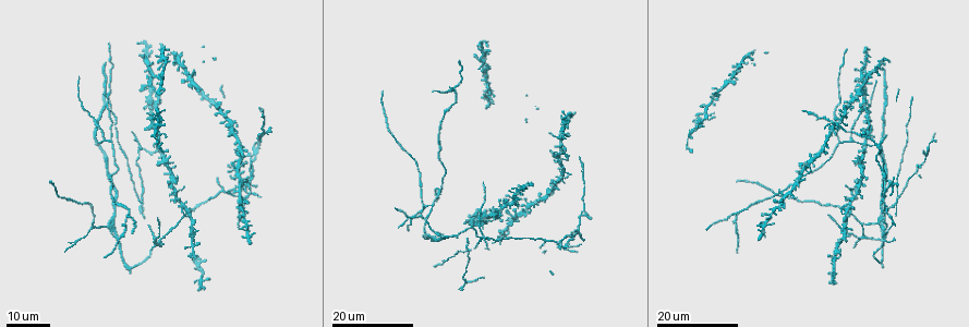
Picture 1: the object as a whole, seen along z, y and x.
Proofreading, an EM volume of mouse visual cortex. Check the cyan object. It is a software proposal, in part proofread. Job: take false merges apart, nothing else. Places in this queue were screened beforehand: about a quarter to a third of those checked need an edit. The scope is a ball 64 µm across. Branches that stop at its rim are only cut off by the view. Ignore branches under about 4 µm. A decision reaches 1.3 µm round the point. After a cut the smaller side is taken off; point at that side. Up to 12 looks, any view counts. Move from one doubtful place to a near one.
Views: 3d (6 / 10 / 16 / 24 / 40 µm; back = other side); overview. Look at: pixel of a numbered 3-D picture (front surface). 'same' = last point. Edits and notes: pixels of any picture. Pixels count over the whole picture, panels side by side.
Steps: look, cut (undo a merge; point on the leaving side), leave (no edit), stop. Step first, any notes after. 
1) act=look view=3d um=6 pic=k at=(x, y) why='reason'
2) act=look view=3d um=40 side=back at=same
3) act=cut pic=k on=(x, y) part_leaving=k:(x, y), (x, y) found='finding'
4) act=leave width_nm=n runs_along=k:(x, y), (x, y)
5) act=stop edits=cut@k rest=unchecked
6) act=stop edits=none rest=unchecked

act=look view=3d um=24 pic=1 at=(841, 143) why='a fork'

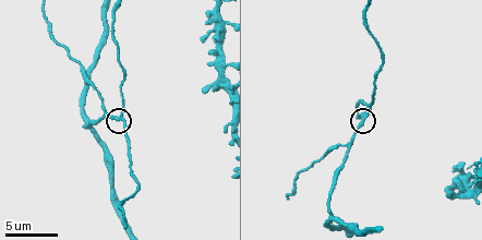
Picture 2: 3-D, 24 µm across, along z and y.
act=look view=3d um=10 pic=2 at=(122, 118)

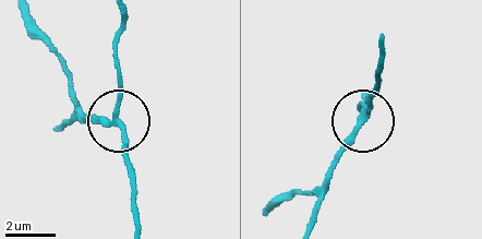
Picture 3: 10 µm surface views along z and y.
act=leave width_nm=180 found='all the same neuron'

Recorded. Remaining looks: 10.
act=look view=3d um=24 pic=1 at=(90, 228) why='three arms meet'

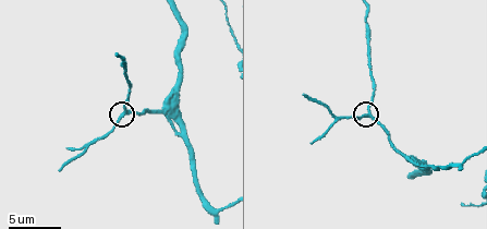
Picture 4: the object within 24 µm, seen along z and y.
act=look view=3d um=10 pic=4 at=(126, 111) why='zoom in'

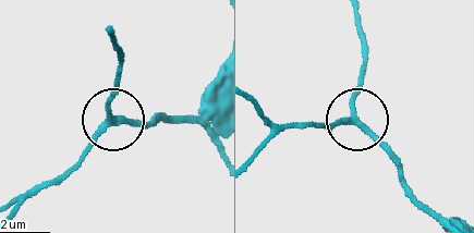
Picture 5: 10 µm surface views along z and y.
act=leave width_nm=230 runs_along=5:(445, 222), (363, 122), (303, 122) found='continuous, no second neuron'

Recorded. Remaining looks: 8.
act=look view=3d um=16 pic=1 at=(142, 200) why='three-way junction'

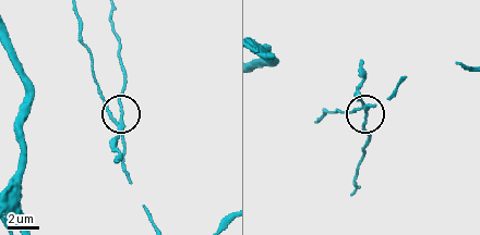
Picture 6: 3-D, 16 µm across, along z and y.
act=look view=3d um=10 pic=6 at=(121, 121) why='closer look'

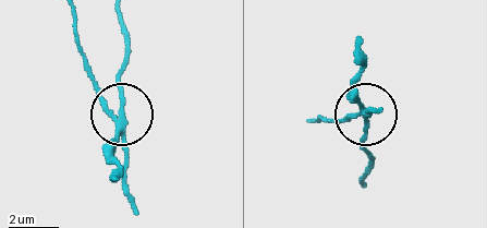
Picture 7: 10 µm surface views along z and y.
act=cut pic=7 on=(109, 151) side_arm_um=22 part_leaving=7:(123, 122), (123, 31), (117, 12) found='two neurons meet here'

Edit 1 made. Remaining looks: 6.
act=look view=overview why='see it whole again'

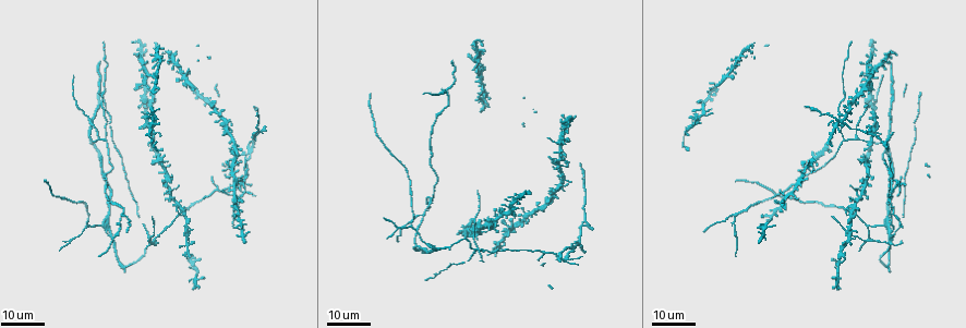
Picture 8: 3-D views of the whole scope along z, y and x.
act=look view=3d um=16 pic=8 at=(429, 244)

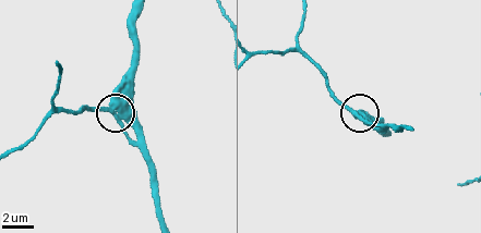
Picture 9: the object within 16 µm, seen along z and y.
act=look view=3d um=10 pic=9 at=(104, 109) why='zoom in'

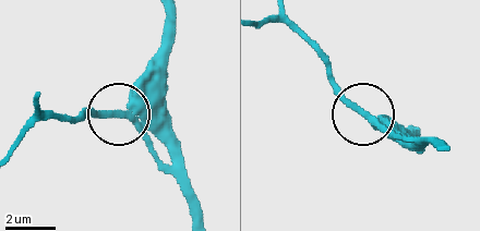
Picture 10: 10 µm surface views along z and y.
act=leave side_arm_um=45 runs_along=10:(166, 15), (166, 59), (159, 72), (116, 113), (81, 116) found='continuous, no second neuron'

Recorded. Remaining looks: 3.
act=look view=3d um=24 pic=8 at=(480, 250) why='four or more arms meet'

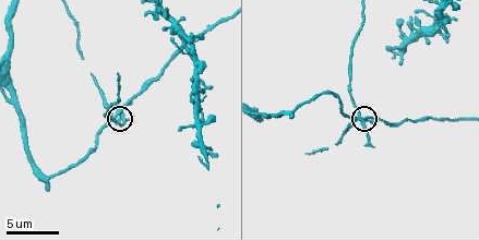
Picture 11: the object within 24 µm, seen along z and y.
act=look view=3d um=10 pic=11 at=(116, 119)

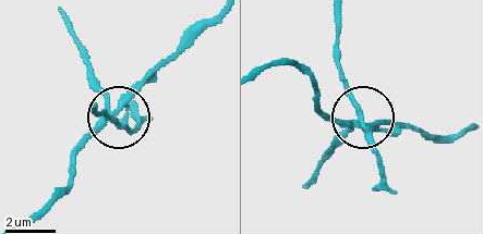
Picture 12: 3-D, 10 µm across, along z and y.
act=cut pic=12 on=(111, 122) side_arm_um=73 found='two neurons meet here'

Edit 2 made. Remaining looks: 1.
act=look view=3d um=10 pic=2 at=(330, 215)

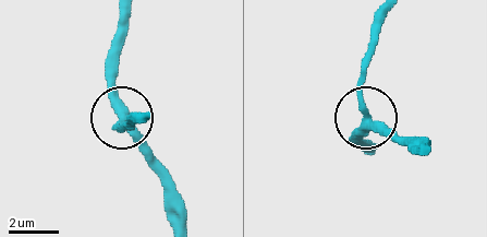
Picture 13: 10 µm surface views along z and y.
act=leave runs_along=13:(181, 221), (171, 177), (121, 120), (112, 95), (112, 47) found='continuous, no second neuron'

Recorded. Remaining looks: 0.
act=stop edits=cut@7,cut@12 rest=unchecked

